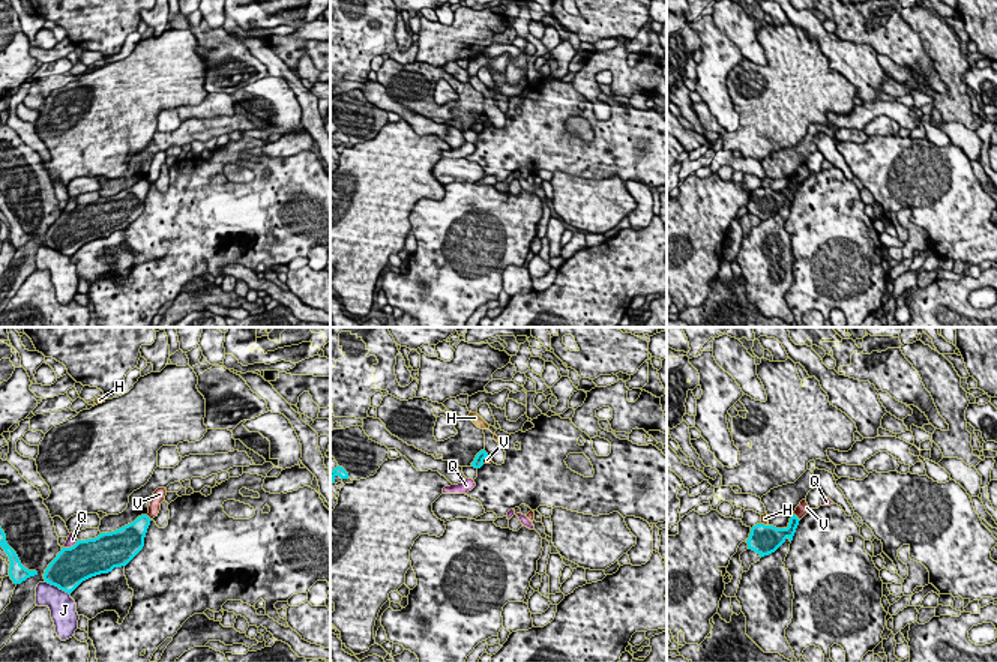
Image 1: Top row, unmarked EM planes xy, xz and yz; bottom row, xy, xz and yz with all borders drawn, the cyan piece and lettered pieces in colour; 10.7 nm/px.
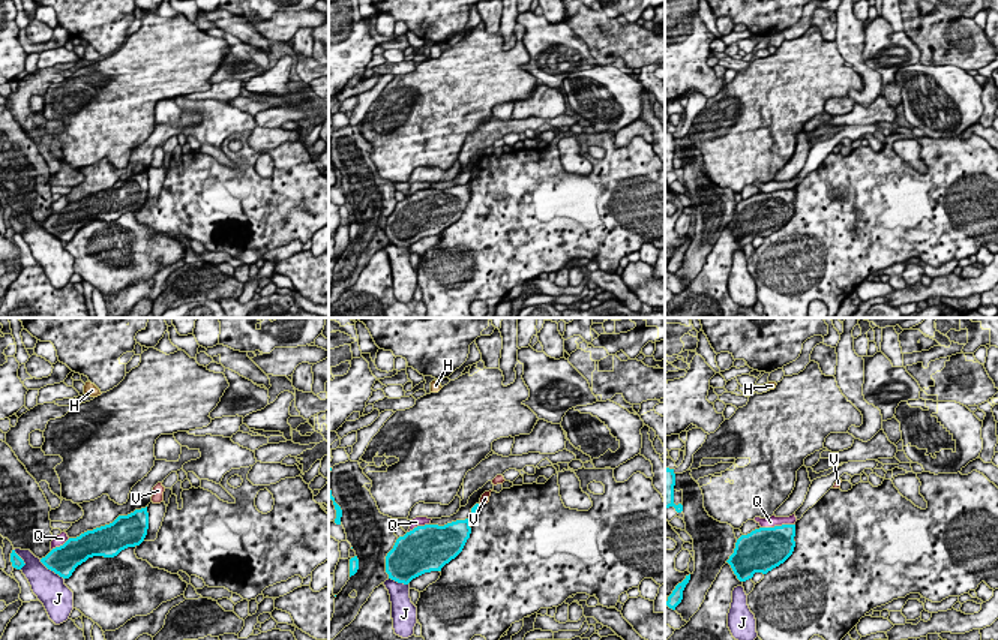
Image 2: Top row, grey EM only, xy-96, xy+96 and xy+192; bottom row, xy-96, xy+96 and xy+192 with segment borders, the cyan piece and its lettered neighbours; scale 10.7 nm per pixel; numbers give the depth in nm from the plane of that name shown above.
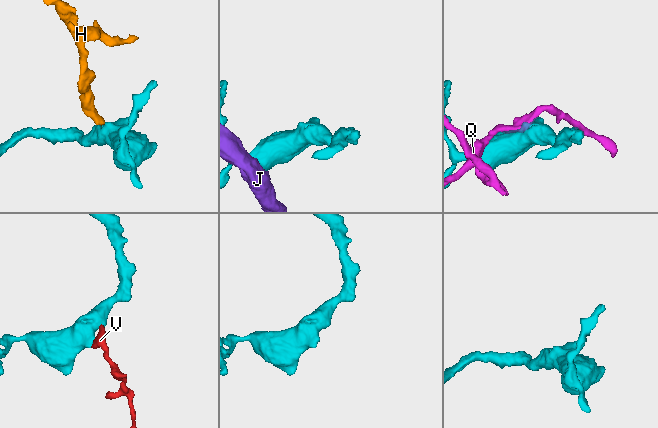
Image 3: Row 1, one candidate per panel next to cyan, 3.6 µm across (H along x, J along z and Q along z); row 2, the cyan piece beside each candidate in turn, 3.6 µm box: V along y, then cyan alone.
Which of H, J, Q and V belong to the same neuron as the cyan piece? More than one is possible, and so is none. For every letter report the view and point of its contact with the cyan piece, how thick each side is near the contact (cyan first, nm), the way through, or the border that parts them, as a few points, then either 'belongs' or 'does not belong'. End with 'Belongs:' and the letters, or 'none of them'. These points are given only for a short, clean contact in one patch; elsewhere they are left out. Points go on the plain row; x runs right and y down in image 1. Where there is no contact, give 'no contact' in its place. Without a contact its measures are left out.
H: meets cyan in yz at (763, 188); 320 nm thick on the cyan side, 100 nm on the other; border along yz (762, 186), (768, 189); does not belong
J: meets cyan in xy at (57, 249); 380 nm thick on the cyan side, 280 nm on the other; does not belong
Q: meets cyan in xy at (71, 210); 400 nm thick on the cyan side, 100 nm on the other; does not belong
V: meets cyan in yz at (796, 180); 140 nm thick on the cyan side, 140 nm on the other; border along yz (795, 177), (799, 183); does not belong
Belongs: none of them

